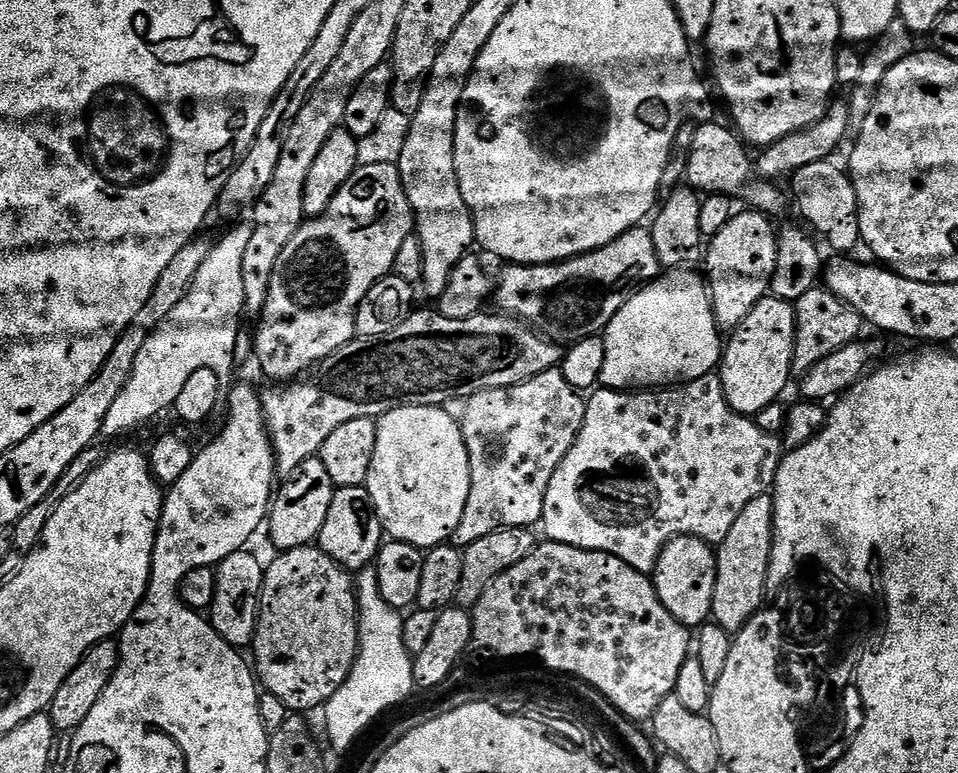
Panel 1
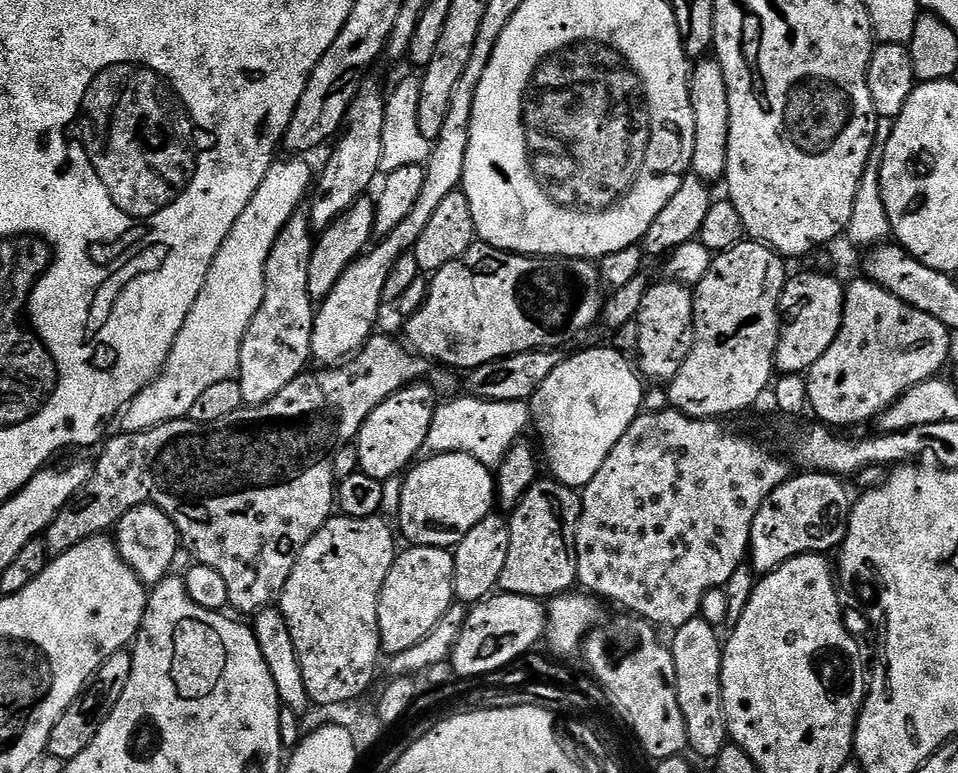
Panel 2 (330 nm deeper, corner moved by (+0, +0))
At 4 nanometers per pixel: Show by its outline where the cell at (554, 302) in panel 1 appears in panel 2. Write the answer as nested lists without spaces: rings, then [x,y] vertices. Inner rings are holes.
[[[474,242],[466,254],[442,266],[431,277],[428,297],[416,313],[407,317],[403,339],[416,355],[429,362],[437,360],[440,366],[452,370],[471,370],[519,352],[563,349],[563,344],[570,343],[579,332],[601,319],[605,301],[600,269],[591,260],[517,256],[483,242]]]

